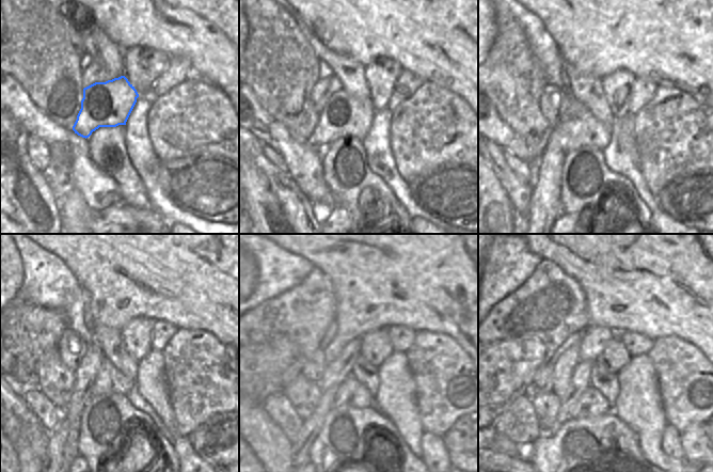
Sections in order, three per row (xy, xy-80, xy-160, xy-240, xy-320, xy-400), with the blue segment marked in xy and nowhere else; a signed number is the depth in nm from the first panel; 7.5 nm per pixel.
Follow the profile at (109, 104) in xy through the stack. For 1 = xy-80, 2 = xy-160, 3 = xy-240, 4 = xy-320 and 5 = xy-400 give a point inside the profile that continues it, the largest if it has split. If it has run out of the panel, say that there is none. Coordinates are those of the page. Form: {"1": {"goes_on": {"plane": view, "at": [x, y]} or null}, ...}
{"1": {"goes_on": {"plane": "xy-80", "at": [343, 115]}}, "2": {"goes_on": {"plane": "xy-160", "at": [581, 128]}}, "3": {"goes_on": {"plane": "xy-240", "at": [109, 380]}}, "4": {"goes_on": {"plane": "xy-320", "at": [352, 393]}}, "5": {"goes_on": {"plane": "xy-400", "at": [590, 404]}}}

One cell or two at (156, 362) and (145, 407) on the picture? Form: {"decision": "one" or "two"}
{"decision": "two"}

